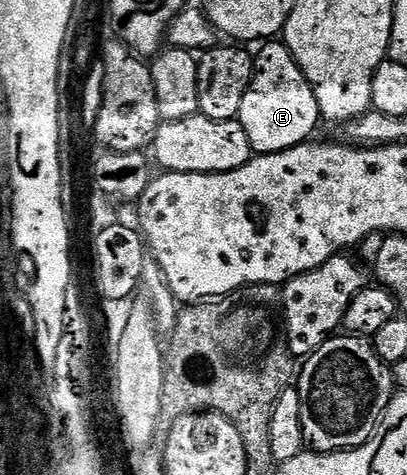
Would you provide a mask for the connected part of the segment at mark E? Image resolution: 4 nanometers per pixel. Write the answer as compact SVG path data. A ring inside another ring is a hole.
M265 42L255 52L253 81L243 94L243 106L239 106L237 119L247 134L254 153L282 152L296 144L306 143L322 119L315 94L301 72L301 67L281 42Z

